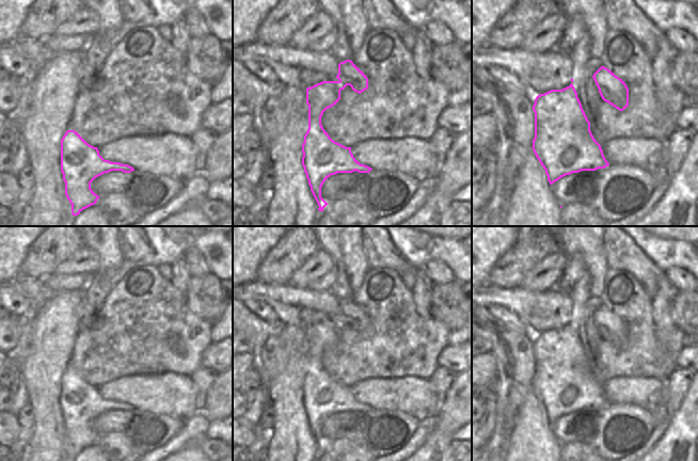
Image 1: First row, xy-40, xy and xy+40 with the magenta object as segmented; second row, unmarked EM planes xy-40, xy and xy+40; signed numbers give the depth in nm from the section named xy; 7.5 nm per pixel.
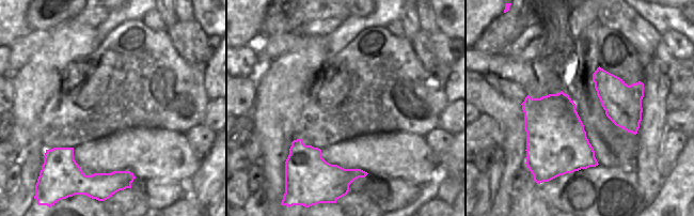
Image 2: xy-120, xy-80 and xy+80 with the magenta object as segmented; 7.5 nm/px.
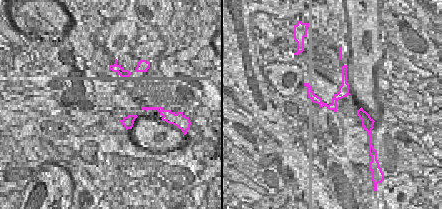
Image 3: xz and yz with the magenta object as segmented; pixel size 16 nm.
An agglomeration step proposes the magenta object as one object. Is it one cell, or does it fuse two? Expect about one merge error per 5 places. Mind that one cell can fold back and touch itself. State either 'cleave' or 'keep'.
cleave

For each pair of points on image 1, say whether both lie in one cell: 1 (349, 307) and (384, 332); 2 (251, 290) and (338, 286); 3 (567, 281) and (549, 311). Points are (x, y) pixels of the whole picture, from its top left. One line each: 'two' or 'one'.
1: two
2: two
3: two

